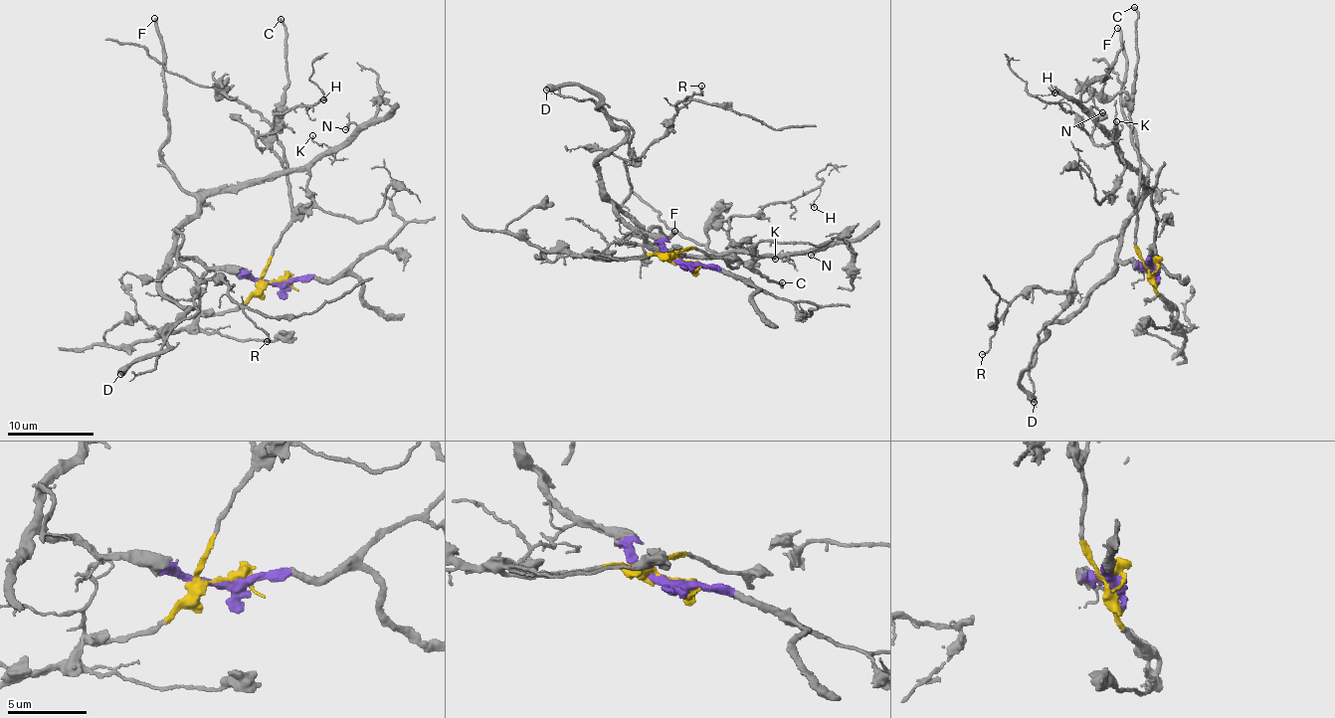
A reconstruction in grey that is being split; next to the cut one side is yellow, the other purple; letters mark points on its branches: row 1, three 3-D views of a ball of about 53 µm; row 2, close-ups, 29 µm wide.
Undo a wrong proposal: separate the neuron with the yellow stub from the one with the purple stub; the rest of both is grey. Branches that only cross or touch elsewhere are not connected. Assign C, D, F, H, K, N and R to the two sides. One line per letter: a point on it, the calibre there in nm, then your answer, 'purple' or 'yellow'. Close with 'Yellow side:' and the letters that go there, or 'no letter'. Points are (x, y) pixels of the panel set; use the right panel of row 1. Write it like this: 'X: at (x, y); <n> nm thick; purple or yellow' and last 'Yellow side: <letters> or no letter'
C: at (1134, 7); 220 nm thick; yellow
D: at (1034, 402); 550 nm thick; purple
F: at (1117, 28); 280 nm thick; purple
H: at (1054, 92); 120 nm thick; purple
K: at (1116, 121); 130 nm thick; purple
N: at (1102, 112); 160 nm thick; purple
R: at (982, 354); 150 nm thick; purple
Yellow side: C

